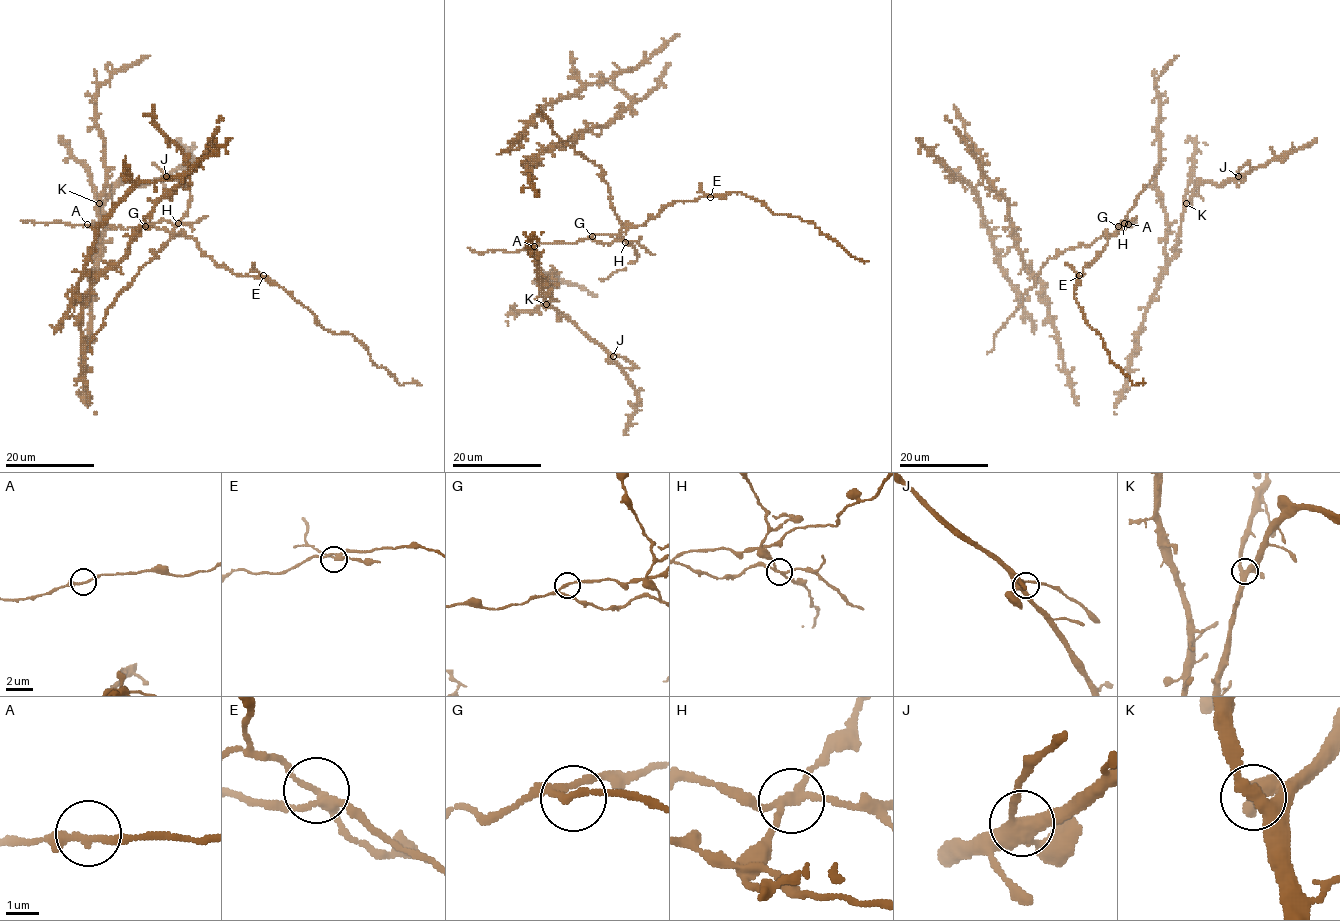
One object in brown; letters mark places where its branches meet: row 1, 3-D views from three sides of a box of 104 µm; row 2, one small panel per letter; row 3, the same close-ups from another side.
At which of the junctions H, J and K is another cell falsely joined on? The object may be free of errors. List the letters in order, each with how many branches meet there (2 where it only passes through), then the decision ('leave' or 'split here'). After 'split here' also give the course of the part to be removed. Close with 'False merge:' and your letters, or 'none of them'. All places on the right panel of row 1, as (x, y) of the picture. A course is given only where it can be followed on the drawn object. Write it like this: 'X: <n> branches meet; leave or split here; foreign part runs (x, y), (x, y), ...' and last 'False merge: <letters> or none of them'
H: 4 branches meet; split here; foreign part runs (1123, 223), (1082, 270), (1083, 275), (1077, 278), (1074, 299), (1110, 360), (1135, 386), (1142, 385)
J: 4 branches meet; leave
K: 4 branches meet; leave
False merge: H

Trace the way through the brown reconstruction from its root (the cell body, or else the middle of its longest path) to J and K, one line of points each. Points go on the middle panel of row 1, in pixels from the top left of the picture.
J: (538, 264), (542, 292), (551, 299), (551, 304), (613, 356)
K: (538, 264), (542, 292), (551, 299), (546, 304)

